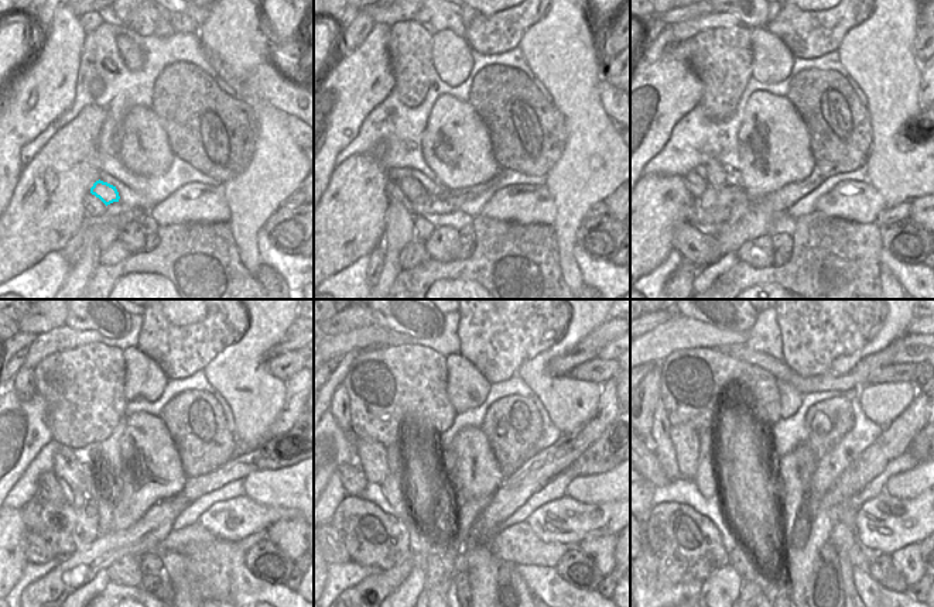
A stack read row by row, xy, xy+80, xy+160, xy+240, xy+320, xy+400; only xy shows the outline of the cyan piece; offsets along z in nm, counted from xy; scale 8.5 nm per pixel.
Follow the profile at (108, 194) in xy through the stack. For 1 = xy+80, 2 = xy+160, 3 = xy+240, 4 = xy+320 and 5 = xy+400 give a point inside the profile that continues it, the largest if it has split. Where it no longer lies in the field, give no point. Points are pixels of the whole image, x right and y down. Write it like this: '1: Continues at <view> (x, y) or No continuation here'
1: Continues at xy+80 (411, 188)
2: Continues at xy+160 (718, 182)
3: Continues at xy+240 (65, 466)
4: Continues at xy+320 (370, 456)
5: Continues at xy+400 (686, 439)

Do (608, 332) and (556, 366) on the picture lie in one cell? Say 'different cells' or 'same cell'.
same cell

